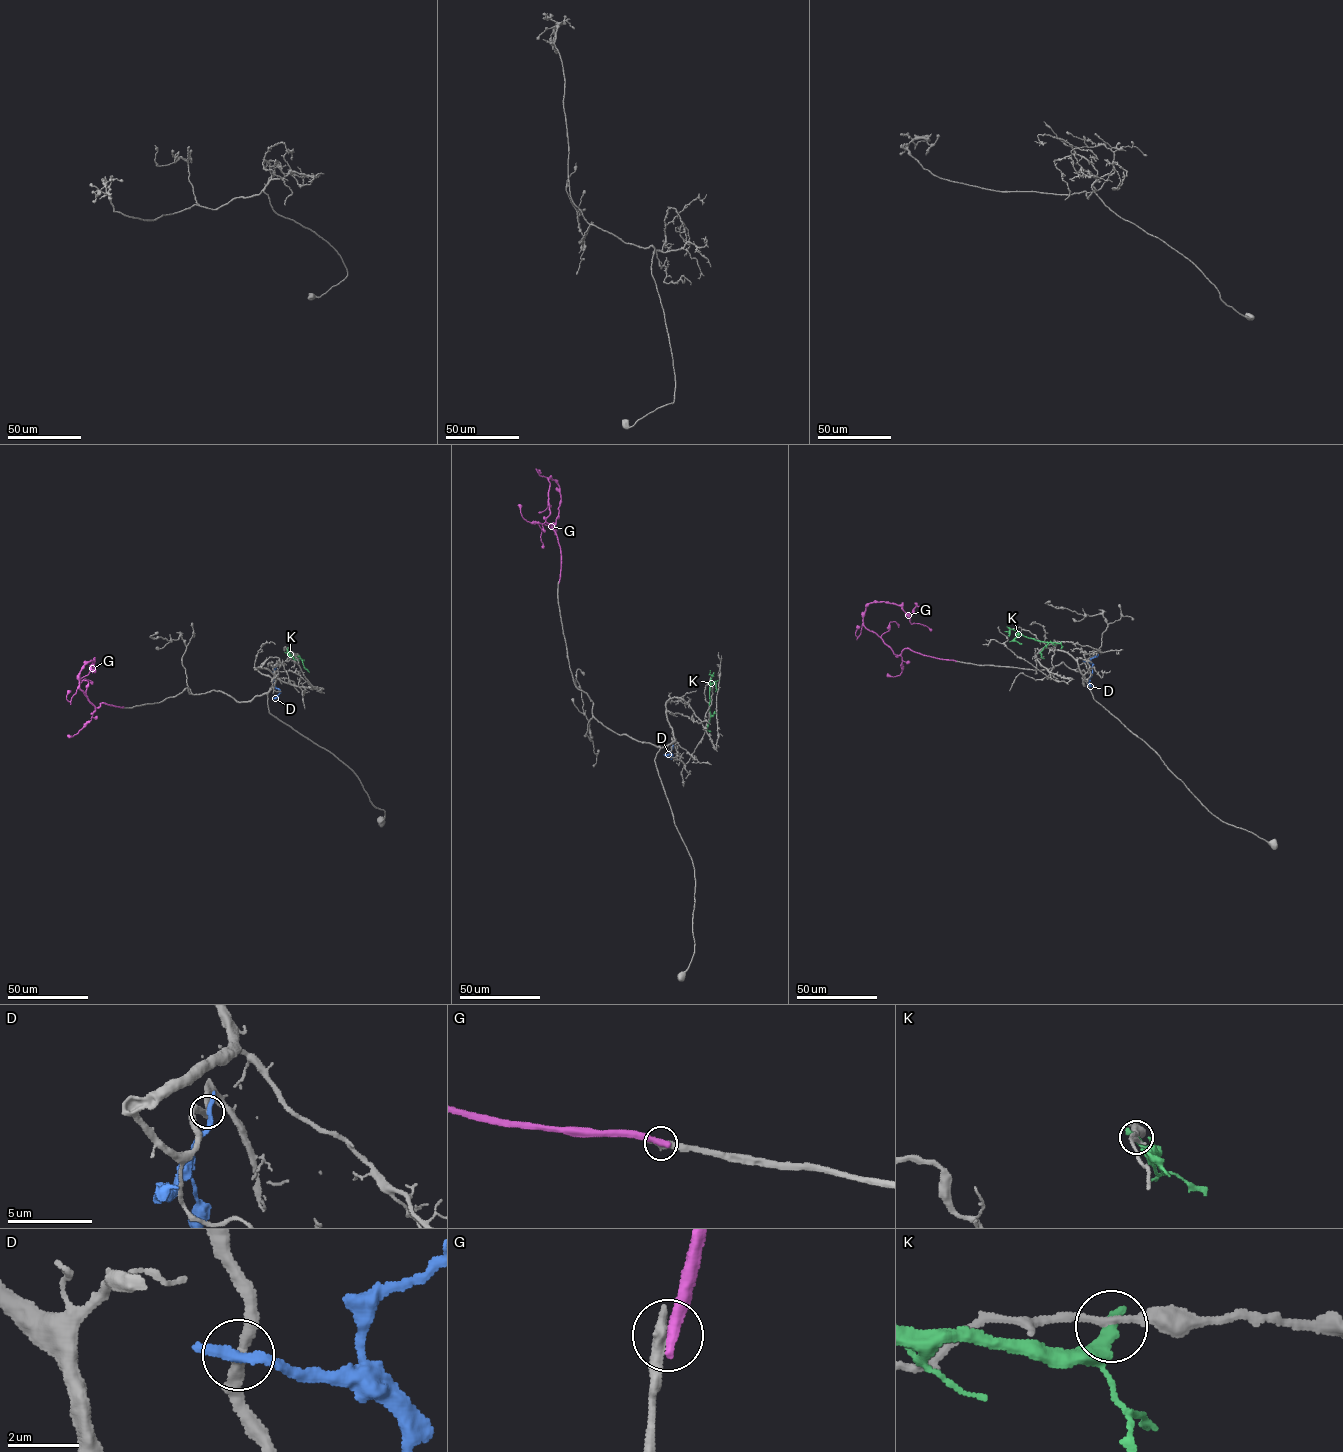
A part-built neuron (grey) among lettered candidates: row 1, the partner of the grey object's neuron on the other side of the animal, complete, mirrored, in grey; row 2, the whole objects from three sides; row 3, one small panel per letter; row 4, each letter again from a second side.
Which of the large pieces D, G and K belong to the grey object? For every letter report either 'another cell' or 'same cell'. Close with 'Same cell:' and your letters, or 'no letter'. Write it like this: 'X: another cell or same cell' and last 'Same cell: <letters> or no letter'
D: another cell
G: another cell
K: another cell
Same cell: no letter

